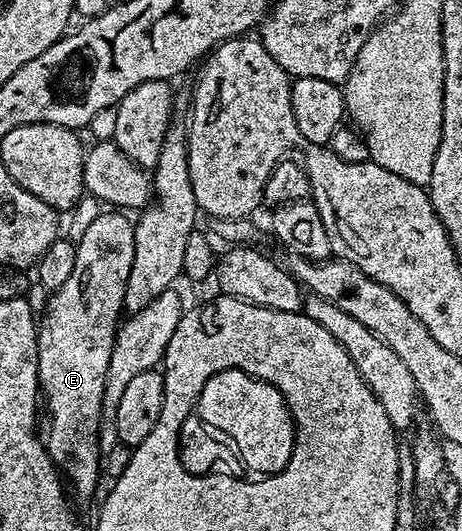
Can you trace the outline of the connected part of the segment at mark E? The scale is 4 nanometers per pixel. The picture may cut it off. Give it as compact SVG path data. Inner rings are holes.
M105 210L105 212L104 212L104 211L102 211L102 212L101 212L101 213L100 213L100 214L99 214L99 215L98 215L98 216L97 216L97 217L96 217L96 218L95 218L95 222L91 222L91 226L87 226L87 234L83 234L83 238L82 238L82 239L81 239L81 240L78 240L78 241L76 241L76 246L77 246L77 253L76 253L76 254L75 254L75 270L71 270L71 278L67 278L67 282L63 282L63 286L59 286L59 290L58 290L58 291L57 291L57 292L54 292L54 293L52 293L52 295L50 295L50 296L49 296L49 297L48 297L48 304L47 304L47 306L46 306L46 308L45 308L45 312L44 312L44 313L42 313L42 315L41 315L41 316L40 316L40 317L39 317L39 323L38 323L38 325L37 325L37 383L38 383L38 385L39 385L39 388L40 388L40 391L41 391L41 392L42 392L42 393L43 393L43 404L44 404L44 407L45 407L45 404L46 404L46 406L47 406L47 407L49 407L49 440L48 440L48 436L47 436L47 447L48 447L48 450L49 450L49 456L50 456L50 457L52 457L52 459L53 459L53 460L54 460L54 463L56 463L56 465L57 465L57 467L58 467L58 469L60 469L60 471L61 471L61 472L62 472L62 473L63 473L63 476L64 476L64 479L65 479L65 480L66 480L66 481L67 481L67 484L68 484L68 487L69 487L69 488L70 488L70 489L71 489L71 492L72 492L72 488L71 488L71 487L73 487L73 492L74 492L74 494L75 494L75 495L77 495L77 496L78 496L78 498L79 498L79 499L81 499L81 500L89 500L89 499L90 499L90 500L91 500L91 501L92 501L92 500L93 500L93 499L94 499L94 497L96 497L96 495L97 495L97 486L98 486L98 484L100 484L100 483L102 483L102 480L103 480L103 457L102 457L102 455L101 455L101 451L100 451L100 450L99 450L99 449L98 449L98 448L97 448L97 431L98 431L98 430L99 430L99 422L100 422L100 421L101 421L101 407L102 407L102 406L103 406L103 390L104 390L104 389L105 389L105 383L106 383L106 382L107 382L107 378L108 378L108 377L109 377L109 367L110 367L110 366L111 366L111 350L112 350L112 349L113 349L113 340L114 340L114 339L115 339L115 338L116 338L116 337L117 337L117 330L118 330L118 327L119 327L119 325L120 325L120 324L121 324L121 323L122 323L122 320L123 320L123 309L124 309L124 307L125 307L125 291L126 291L126 290L127 290L127 278L128 278L128 277L129 277L129 275L130 275L130 274L131 274L131 262L132 262L132 261L133 261L133 259L134 259L134 258L135 258L135 230L134 230L134 229L133 229L133 226L134 226L134 221L133 221L133 220L132 220L132 219L130 219L130 220L128 220L128 218L127 218L127 217L125 217L125 216L128 216L128 215L126 215L126 213L125 213L125 212L124 212L124 211L121 211L121 210Z

